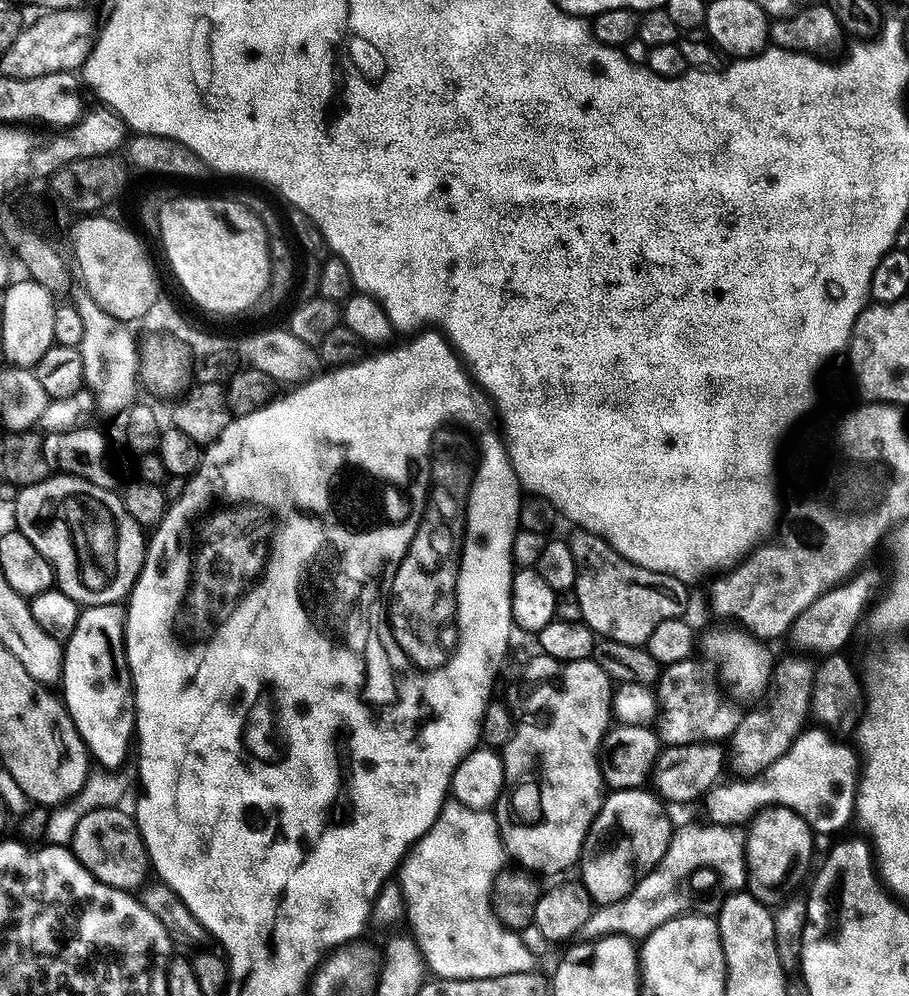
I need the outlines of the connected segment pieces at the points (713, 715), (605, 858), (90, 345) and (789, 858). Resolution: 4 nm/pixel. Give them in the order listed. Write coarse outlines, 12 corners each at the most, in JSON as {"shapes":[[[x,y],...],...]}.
{"shapes":[[[690,659],[654,685],[665,745],[724,742],[741,709]],[[655,791],[605,795],[578,861],[600,906],[634,890],[674,823]],[[87,292],[84,382],[101,416],[137,403],[138,340]],[[794,810],[747,825],[747,891],[779,905],[780,884],[812,860],[812,828]]]}

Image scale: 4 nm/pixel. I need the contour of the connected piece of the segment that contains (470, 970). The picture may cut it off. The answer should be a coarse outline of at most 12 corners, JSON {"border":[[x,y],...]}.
{"border":[[445,803],[398,876],[445,980],[531,972],[492,909],[491,811]]}

